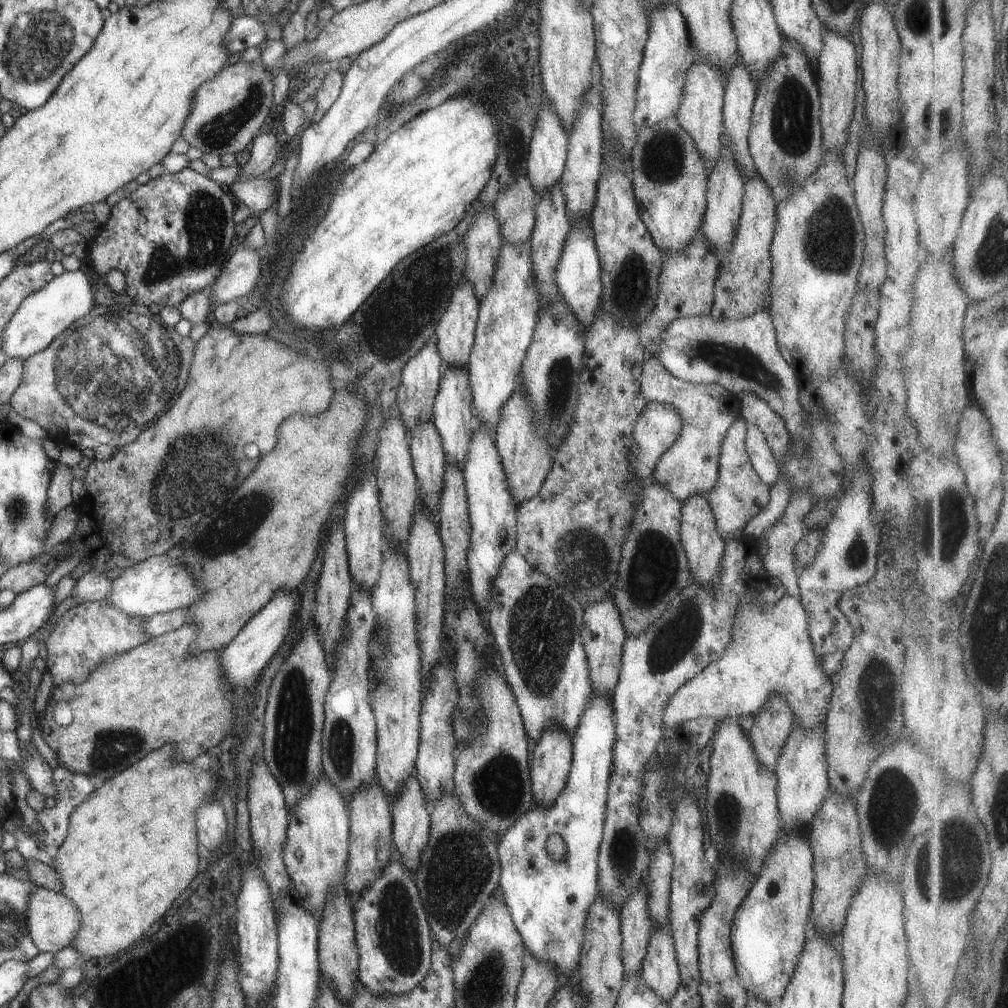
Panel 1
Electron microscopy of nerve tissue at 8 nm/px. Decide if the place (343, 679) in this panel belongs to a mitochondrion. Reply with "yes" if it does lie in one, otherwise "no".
no

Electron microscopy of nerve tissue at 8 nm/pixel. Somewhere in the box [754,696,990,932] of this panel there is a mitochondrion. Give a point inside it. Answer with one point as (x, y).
(946, 872)

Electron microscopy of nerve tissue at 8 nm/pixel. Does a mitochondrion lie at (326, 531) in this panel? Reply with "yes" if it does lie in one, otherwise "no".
no

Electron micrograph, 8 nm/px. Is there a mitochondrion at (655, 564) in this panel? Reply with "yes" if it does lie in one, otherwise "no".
yes

